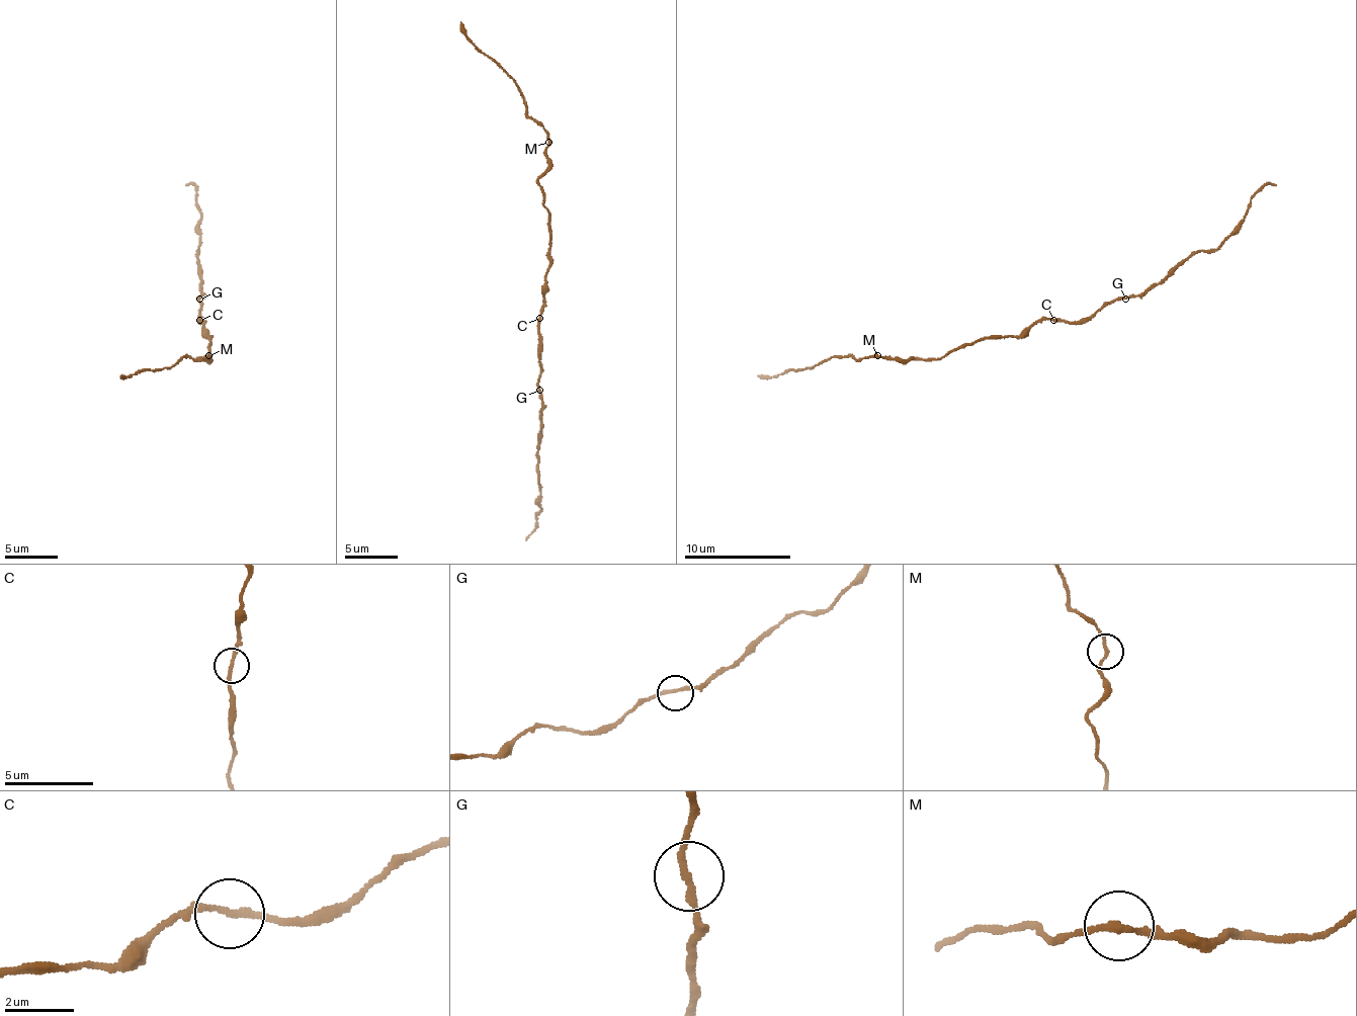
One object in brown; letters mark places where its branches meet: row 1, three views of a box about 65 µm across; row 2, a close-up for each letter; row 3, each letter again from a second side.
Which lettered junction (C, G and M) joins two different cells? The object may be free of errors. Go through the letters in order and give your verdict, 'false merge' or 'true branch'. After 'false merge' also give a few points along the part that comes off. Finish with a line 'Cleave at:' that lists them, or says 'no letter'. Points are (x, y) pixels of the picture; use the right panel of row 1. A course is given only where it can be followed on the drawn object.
C: true branch
G: true branch
M: false merge; course (878, 355), (825, 360), (777, 376), (758, 376)
Cleave at: M

